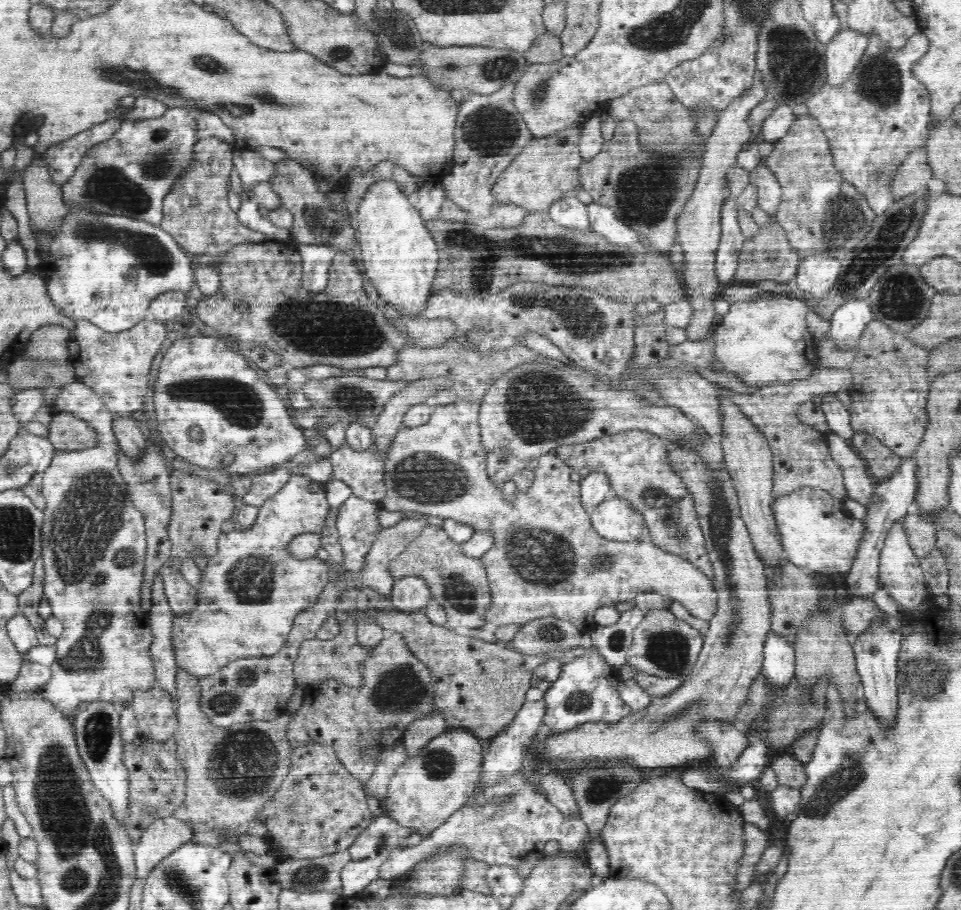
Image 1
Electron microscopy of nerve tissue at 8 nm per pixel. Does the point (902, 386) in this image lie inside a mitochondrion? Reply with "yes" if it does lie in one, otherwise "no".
no

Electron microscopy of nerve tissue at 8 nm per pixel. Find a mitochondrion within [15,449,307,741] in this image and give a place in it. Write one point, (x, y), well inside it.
(91, 514)

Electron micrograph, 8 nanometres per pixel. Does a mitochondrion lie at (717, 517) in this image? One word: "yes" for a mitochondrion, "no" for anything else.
yes

